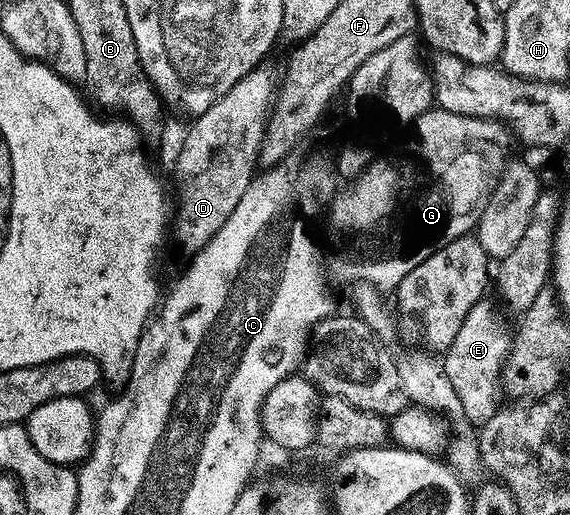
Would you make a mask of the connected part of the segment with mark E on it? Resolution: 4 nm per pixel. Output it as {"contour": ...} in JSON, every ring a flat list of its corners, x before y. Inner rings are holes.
{"contour":[[487,300,477,302,441,358,451,388,455,388,455,396,459,396,459,404,463,404,463,412,474,428,485,426,487,420,491,420,491,416,497,414,501,368,511,341,488,302]]}

